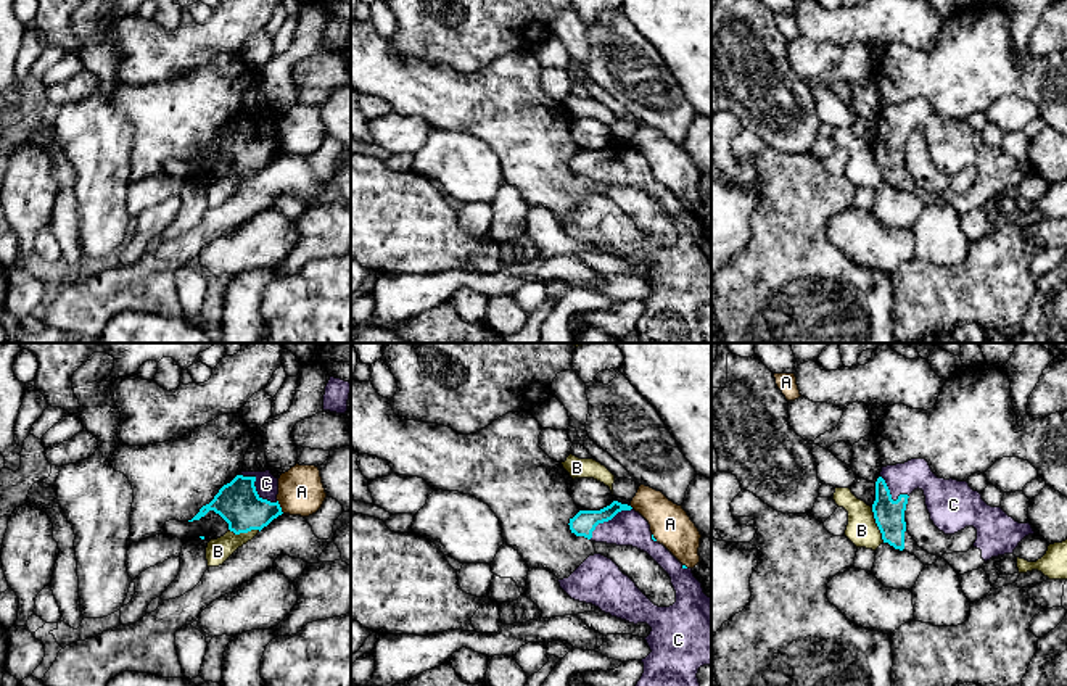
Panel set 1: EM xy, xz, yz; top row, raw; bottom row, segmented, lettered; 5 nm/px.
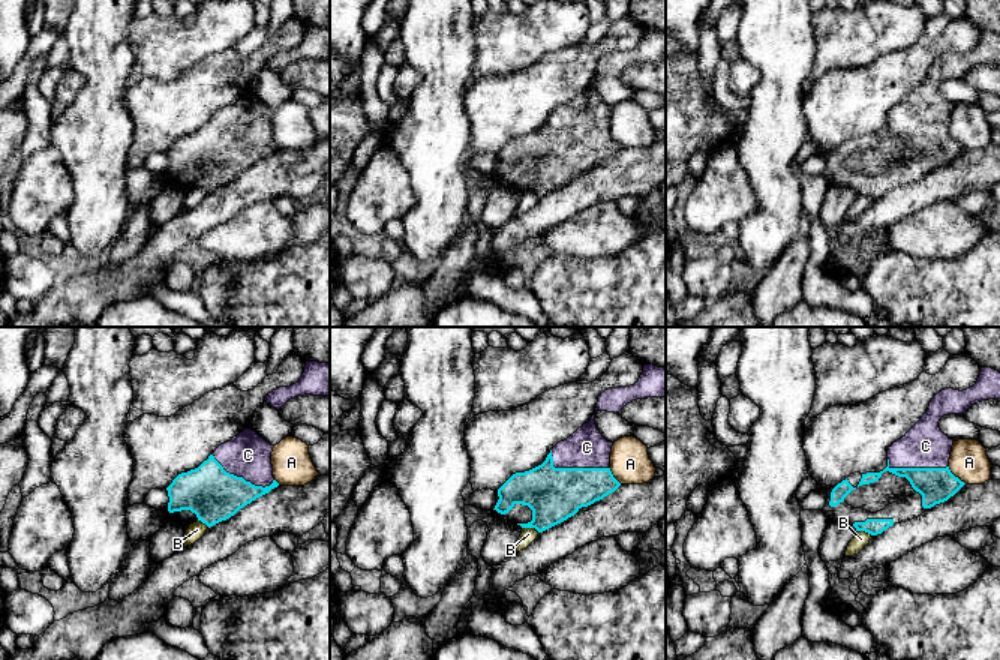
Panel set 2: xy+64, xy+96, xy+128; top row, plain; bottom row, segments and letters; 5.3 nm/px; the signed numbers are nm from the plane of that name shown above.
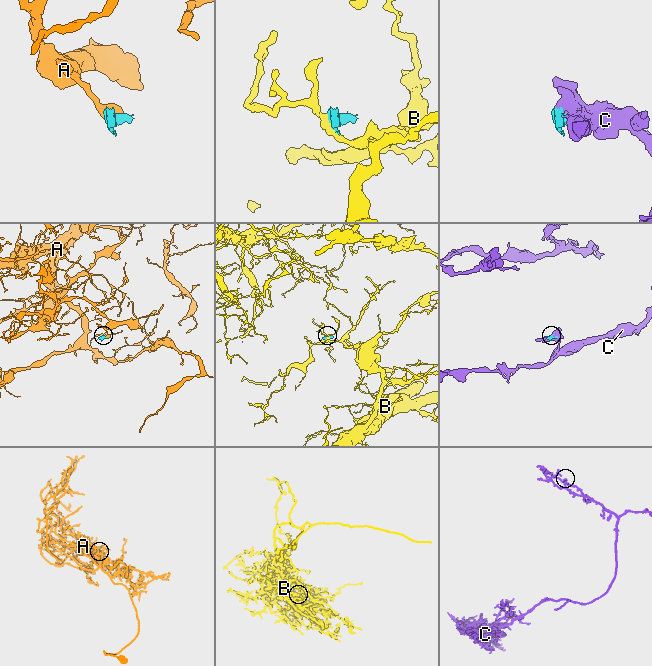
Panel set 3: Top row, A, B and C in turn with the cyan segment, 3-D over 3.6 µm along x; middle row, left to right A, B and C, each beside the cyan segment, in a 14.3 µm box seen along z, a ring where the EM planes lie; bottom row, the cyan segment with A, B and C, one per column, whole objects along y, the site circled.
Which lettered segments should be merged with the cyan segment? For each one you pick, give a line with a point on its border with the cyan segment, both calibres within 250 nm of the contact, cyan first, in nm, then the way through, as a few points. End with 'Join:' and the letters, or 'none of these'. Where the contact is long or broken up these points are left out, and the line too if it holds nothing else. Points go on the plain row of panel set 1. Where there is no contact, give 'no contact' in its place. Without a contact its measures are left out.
C: contact xy (255, 128); calibres 220 and 110 nm
Join: C

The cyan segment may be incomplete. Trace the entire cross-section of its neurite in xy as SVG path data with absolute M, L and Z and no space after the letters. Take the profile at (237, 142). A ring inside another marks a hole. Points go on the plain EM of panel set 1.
M270 110L241 111L224 124L214 138L203 145L188 161L200 159L209 150L214 150L229 163L229 169L235 174L251 169L261 171L283 153L277 134L278 118Z

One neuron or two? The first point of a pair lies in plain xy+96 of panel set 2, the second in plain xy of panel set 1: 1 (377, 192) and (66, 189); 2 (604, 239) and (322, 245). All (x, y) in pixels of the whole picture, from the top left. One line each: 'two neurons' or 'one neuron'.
1: two neurons
2: two neurons

